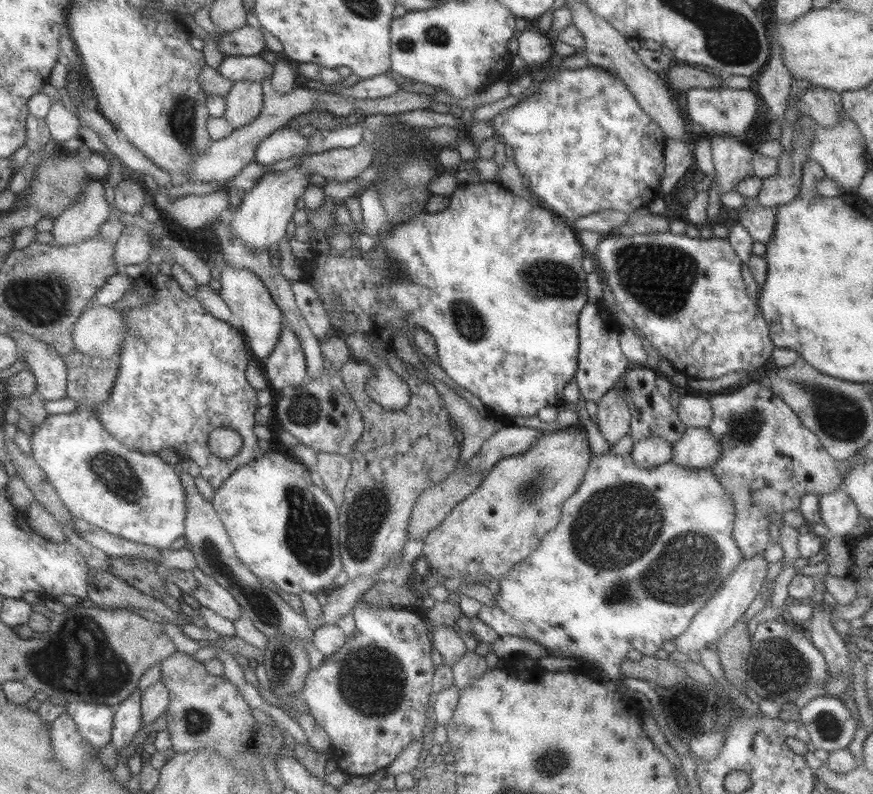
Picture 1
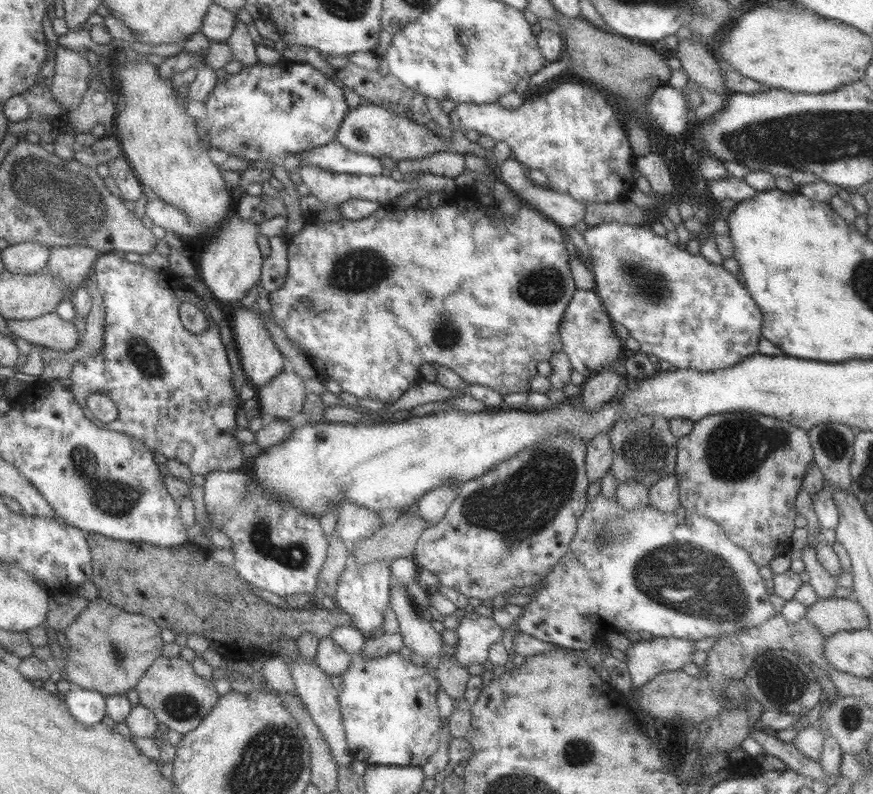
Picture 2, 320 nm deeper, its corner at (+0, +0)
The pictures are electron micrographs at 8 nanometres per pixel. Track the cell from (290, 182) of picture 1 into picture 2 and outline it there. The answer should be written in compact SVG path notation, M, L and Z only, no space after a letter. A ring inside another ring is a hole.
M235 211L226 218L226 221L222 224L222 227L214 233L213 236L209 237L208 244L203 250L199 259L199 277L202 284L204 284L212 298L216 303L221 304L233 304L239 302L240 296L246 294L252 286L256 286L256 282L260 277L260 270L262 267L263 258L255 243L256 237L260 235L257 229L257 224L252 222L245 222L241 220Z

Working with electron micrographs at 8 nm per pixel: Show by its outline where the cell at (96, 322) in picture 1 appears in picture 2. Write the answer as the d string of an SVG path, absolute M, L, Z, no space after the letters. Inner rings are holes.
M54 311L31 320L6 319L8 332L25 340L32 348L71 351L77 347L78 334L72 321L61 320Z

